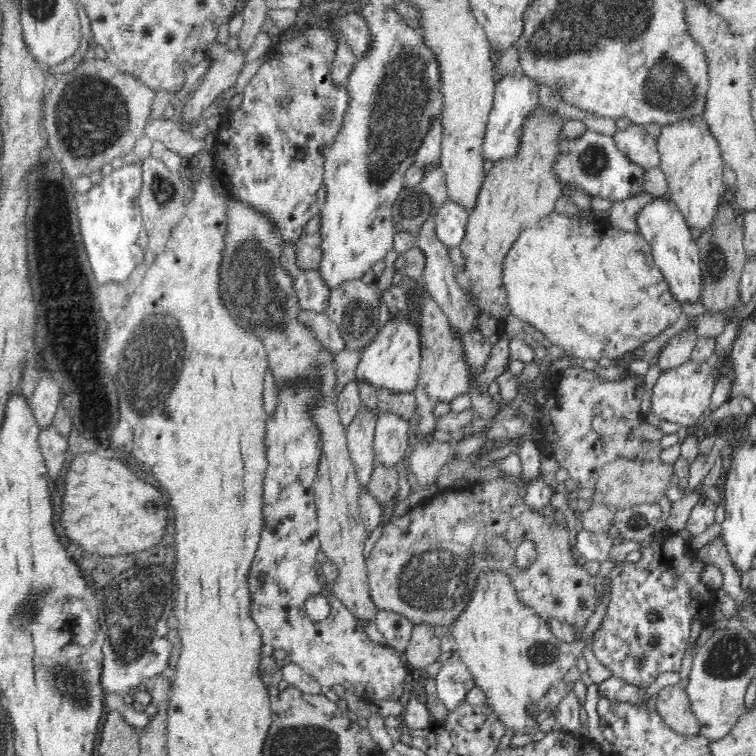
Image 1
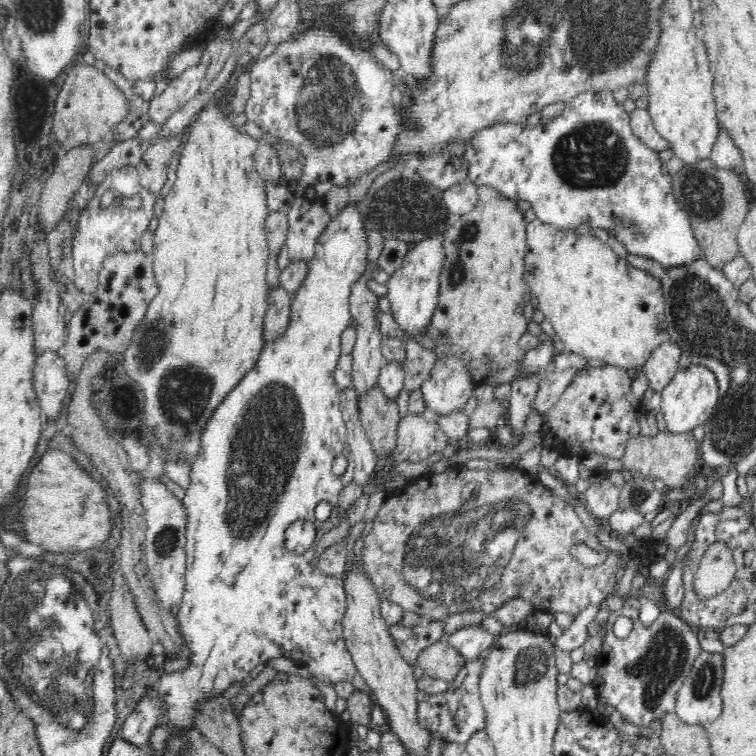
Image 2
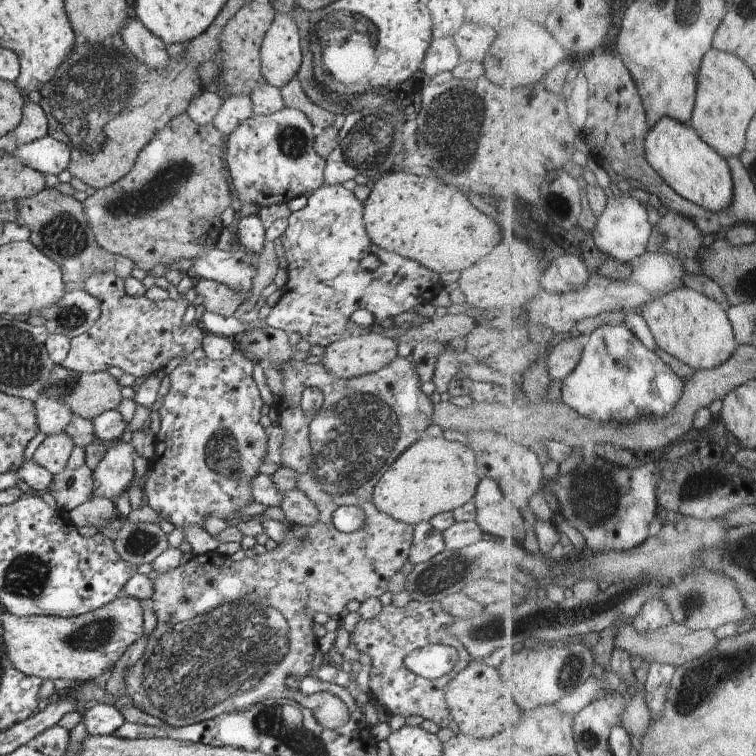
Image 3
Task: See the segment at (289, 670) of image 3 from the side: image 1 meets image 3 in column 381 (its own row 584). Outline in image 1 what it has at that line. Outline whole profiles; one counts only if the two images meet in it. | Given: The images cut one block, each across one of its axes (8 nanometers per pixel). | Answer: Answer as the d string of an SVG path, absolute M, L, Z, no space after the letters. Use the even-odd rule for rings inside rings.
M510 476L476 482L457 490L447 489L439 489L433 497L426 498L403 516L392 514L389 522L382 527L381 536L367 558L366 566L370 598L379 611L398 612L418 625L434 627L452 624L468 607L470 594L476 588L476 578L480 578L482 572L499 570L510 578L515 593L524 605L532 608L543 621L550 617L560 619L573 626L578 633L588 626L588 620L596 609L596 581L591 572L584 566L578 566L574 560L568 527L561 526L553 516L547 517L530 510L517 498L517 492L521 491L519 480ZM526 540L535 544L537 556L534 564L520 570L513 564L513 556L516 546ZM486 546L492 548L492 555L482 557L474 554L475 549Z

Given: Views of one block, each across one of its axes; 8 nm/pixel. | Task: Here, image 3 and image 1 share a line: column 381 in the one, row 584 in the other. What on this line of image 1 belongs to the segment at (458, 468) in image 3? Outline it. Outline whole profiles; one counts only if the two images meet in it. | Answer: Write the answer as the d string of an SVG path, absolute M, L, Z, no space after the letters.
M499 570L482 572L480 578L476 578L476 588L470 594L468 607L452 623L451 634L455 638L455 652L472 673L475 685L486 695L485 704L493 710L503 726L515 734L534 734L538 732L539 724L530 706L538 702L554 683L561 681L566 672L576 665L582 646L578 646L578 639L564 642L551 636L547 623L532 608L524 605L509 580Z

